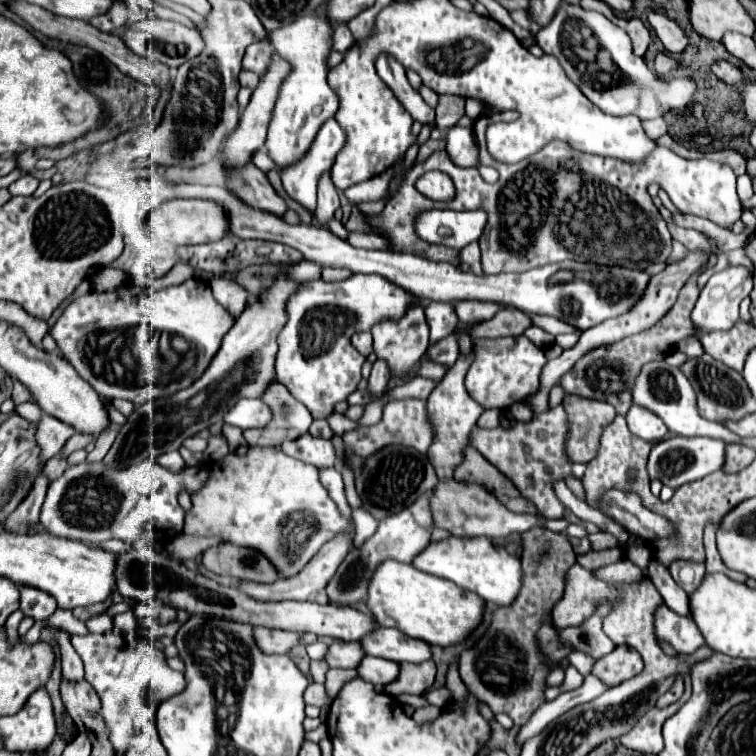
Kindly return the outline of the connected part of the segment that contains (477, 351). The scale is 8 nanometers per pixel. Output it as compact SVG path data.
M500 337L500 339L472 339L474 361L466 373L466 391L484 409L506 409L524 395L530 395L538 387L540 371L546 363L544 351L536 347L528 337Z

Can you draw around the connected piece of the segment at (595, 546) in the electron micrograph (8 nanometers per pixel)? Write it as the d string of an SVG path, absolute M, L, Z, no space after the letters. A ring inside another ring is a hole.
M603 530L590 534L588 538L591 542L592 550L596 551L610 549L619 544L614 536Z

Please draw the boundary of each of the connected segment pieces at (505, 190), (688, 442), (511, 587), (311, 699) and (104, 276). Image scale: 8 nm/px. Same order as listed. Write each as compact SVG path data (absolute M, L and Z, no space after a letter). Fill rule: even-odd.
M510 113L484 115L474 121L480 163L494 167L500 173L496 183L486 183L478 169L456 167L446 151L438 151L428 161L416 163L412 167L404 185L386 203L378 217L362 213L364 221L390 243L394 253L418 255L422 259L452 263L456 267L460 265L458 249L426 243L414 229L416 215L420 211L438 207L454 211L484 209L488 213L488 225L482 233L480 249L482 269L490 275L502 271L522 273L566 259L596 265L620 265L630 269L646 269L650 263L668 259L672 251L672 237L646 187L650 185L650 171L654 171L654 163L666 163L666 157L672 157L670 149L666 151L666 147L656 147L642 163L628 163L614 157L580 153L564 141L552 141L530 159L524 159L516 165L506 165L496 161L486 149L486 127L502 119L510 119ZM434 169L452 177L456 185L454 201L438 203L416 191L416 179Z
M672 437L668 441L662 441L652 447L648 457L648 477L650 481L658 479L662 485L670 489L678 489L684 483L698 481L714 471L722 469L724 463L724 443L720 439L708 439L708 437Z
M448 537L438 543L432 541L412 559L412 565L424 573L454 581L458 587L468 589L480 595L484 601L492 601L496 605L510 605L516 599L522 583L520 559L510 555L504 547L494 545L488 537Z
M310 683L308 689L304 691L304 701L306 705L316 705L316 707L322 707L326 705L326 693L324 693L324 685L320 683Z
M106 267L106 269L98 271L90 281L92 281L92 289L94 289L94 291L106 293L106 291L114 291L114 289L118 289L120 285L124 285L126 273L120 271L120 269Z

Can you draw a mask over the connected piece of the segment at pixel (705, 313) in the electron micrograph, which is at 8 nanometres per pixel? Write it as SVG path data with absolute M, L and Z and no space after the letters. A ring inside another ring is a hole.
M738 265L738 267L728 267L720 273L714 273L710 277L710 281L706 283L706 287L702 289L698 303L692 311L692 319L694 319L696 327L700 329L700 335L710 333L710 331L732 329L734 323L740 319L738 317L738 305L744 297L750 295L750 291L752 291L752 273L746 267Z

